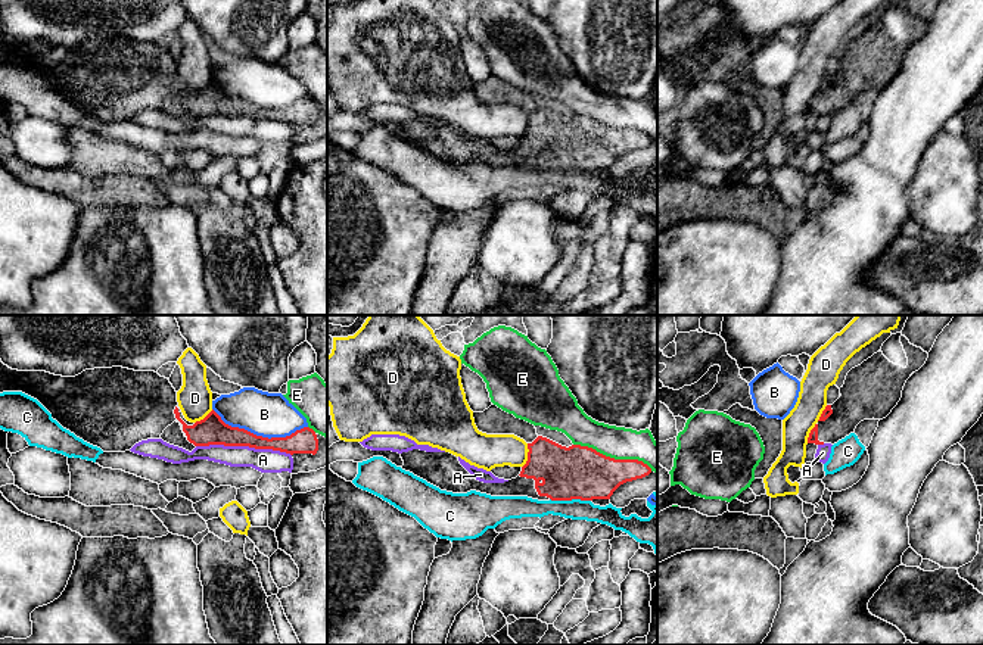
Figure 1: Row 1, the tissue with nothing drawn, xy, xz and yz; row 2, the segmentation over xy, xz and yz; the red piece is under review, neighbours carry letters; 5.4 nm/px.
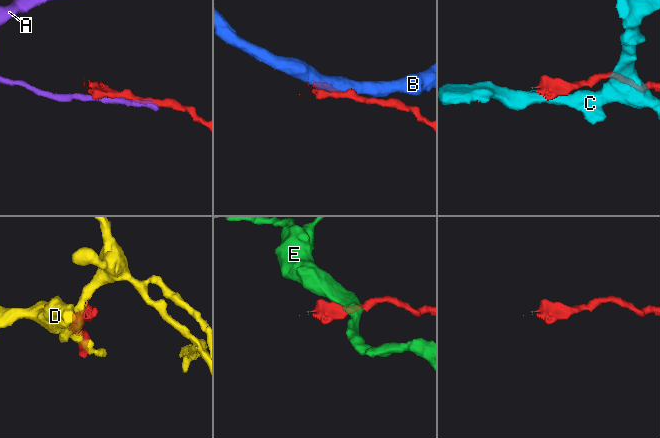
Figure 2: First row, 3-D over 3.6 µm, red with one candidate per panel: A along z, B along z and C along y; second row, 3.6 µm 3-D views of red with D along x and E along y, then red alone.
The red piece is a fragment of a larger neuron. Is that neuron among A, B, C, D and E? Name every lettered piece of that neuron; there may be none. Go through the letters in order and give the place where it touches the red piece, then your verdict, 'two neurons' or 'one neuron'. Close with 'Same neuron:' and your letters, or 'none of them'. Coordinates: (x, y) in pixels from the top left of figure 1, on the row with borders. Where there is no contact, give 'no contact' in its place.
A: contact xy (243, 445); two neurons
B: contact xy (260, 436); two neurons
C: contact xz (571, 499); two neurons
D: contact xz (528, 455); two neurons
E: contact xz (613, 458); two neurons
Same neuron: none of them

